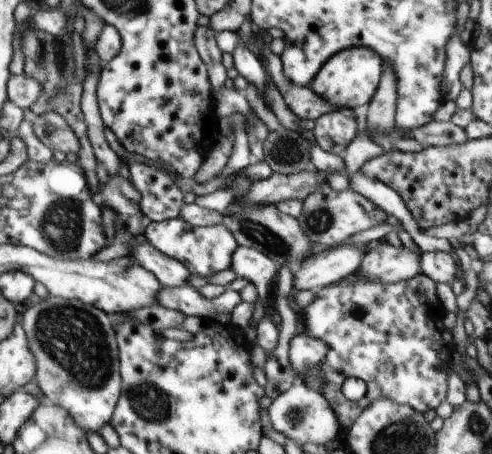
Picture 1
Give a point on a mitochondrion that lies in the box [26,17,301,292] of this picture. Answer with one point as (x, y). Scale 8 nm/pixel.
(61, 228)

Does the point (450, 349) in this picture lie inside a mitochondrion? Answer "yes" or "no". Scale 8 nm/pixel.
no

